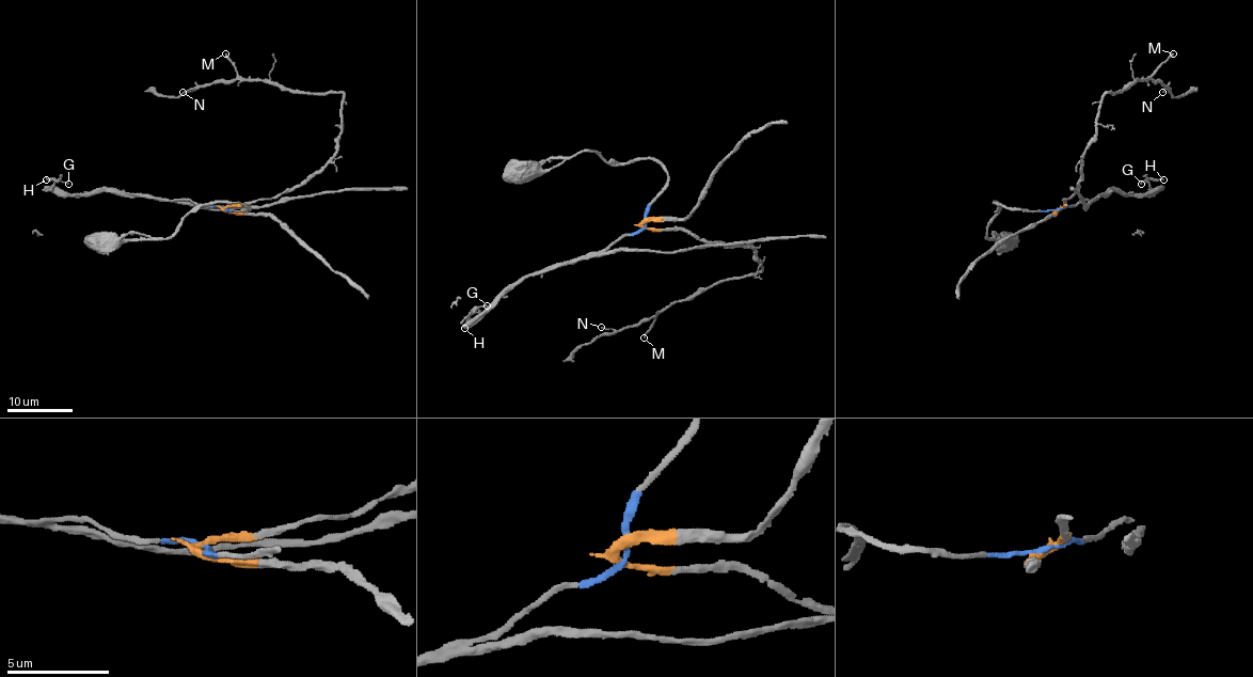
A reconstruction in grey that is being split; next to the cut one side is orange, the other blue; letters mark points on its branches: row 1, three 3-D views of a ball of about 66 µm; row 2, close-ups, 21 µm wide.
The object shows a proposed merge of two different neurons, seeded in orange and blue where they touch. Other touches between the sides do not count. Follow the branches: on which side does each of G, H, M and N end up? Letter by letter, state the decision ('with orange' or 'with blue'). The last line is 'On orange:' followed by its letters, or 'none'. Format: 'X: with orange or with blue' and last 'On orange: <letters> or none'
G: with blue
H: with blue
M: with orange
N: with orange
On orange: M, N

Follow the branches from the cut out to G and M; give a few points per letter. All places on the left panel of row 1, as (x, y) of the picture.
G: (227, 209), (181, 200), (108, 191), (64, 194), (46, 189), (56, 182), (68, 183)
M: (225, 209), (292, 189), (332, 157), (342, 96), (243, 80), (225, 53)

